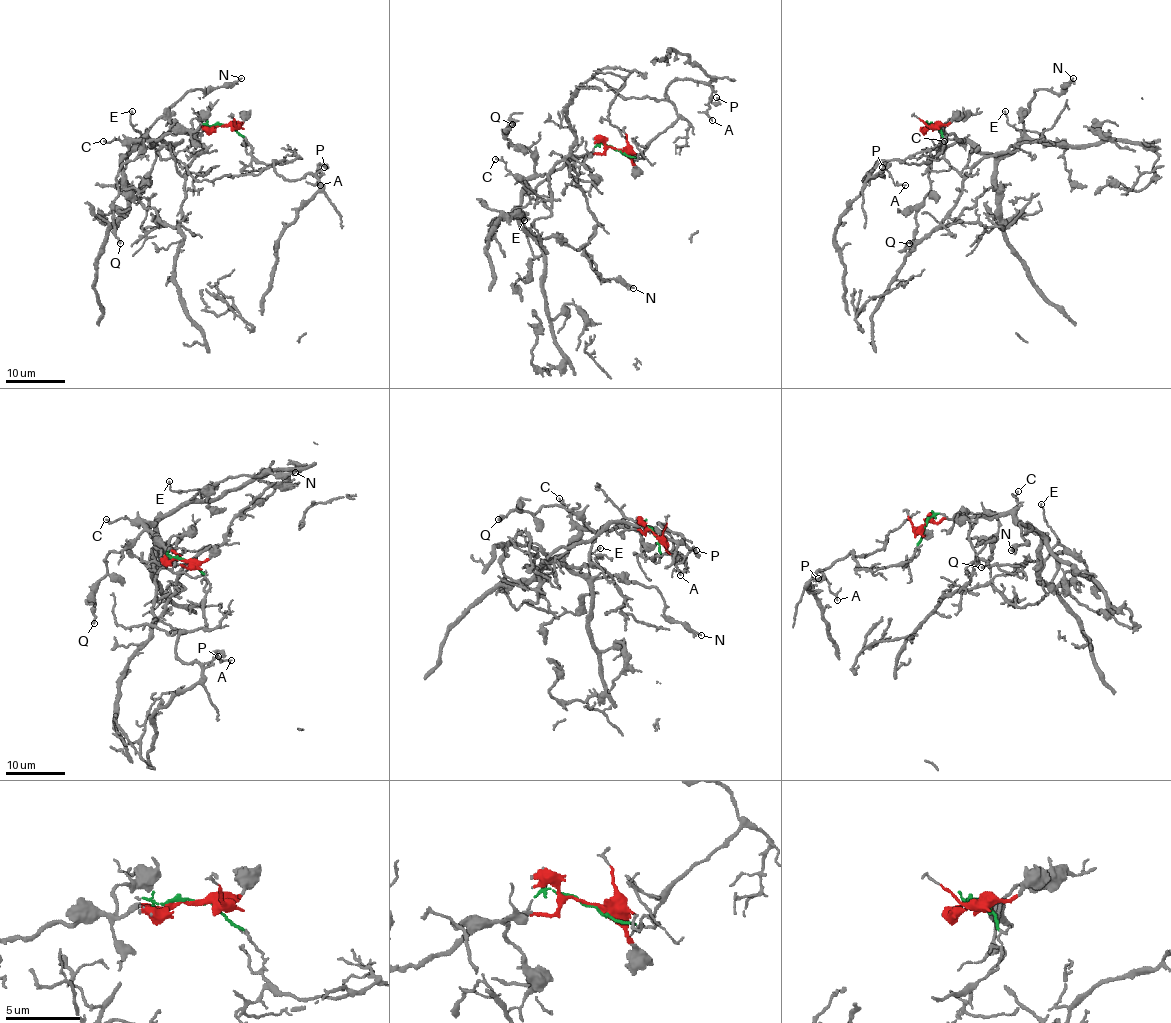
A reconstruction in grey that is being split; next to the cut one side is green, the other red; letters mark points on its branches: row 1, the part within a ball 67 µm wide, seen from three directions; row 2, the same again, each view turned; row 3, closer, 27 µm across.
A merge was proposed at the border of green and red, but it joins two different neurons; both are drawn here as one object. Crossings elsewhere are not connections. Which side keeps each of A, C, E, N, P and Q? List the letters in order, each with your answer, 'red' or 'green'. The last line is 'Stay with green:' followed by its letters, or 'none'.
A: green
C: red
E: red
N: red
P: green
Q: red
Stay with green: A, P

